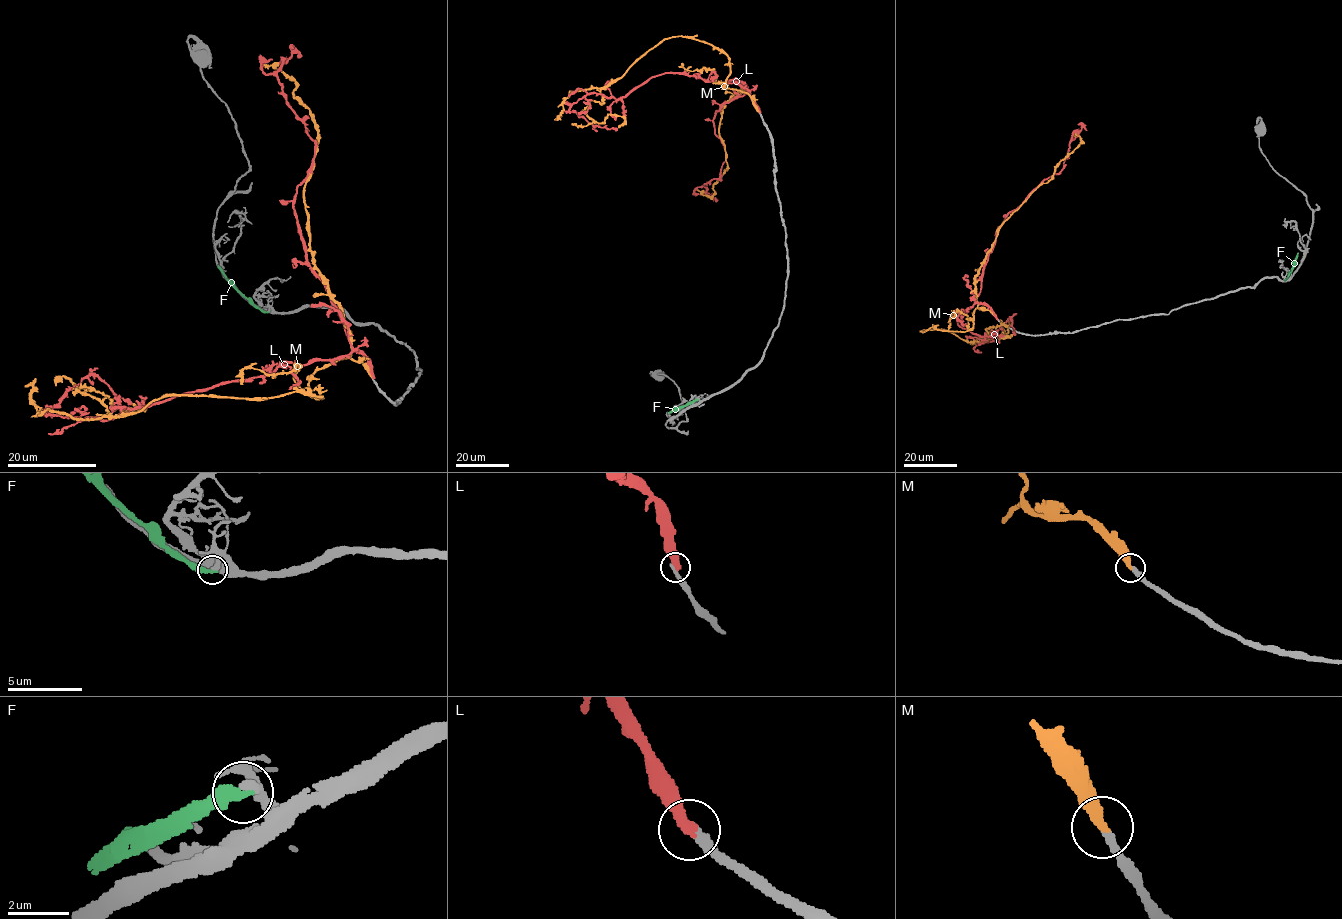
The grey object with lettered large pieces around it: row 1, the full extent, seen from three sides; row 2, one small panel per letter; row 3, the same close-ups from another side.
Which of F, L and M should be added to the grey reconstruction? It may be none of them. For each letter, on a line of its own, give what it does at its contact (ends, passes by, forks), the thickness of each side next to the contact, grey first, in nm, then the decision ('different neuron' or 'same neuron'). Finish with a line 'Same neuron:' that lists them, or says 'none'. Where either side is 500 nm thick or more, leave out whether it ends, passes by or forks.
F: it ends | 340/380 nm | different neuron
L: it ends | 320/380 nm | different neuron
M: it ends | 300/360 nm | same neuron
Same neuron: M

